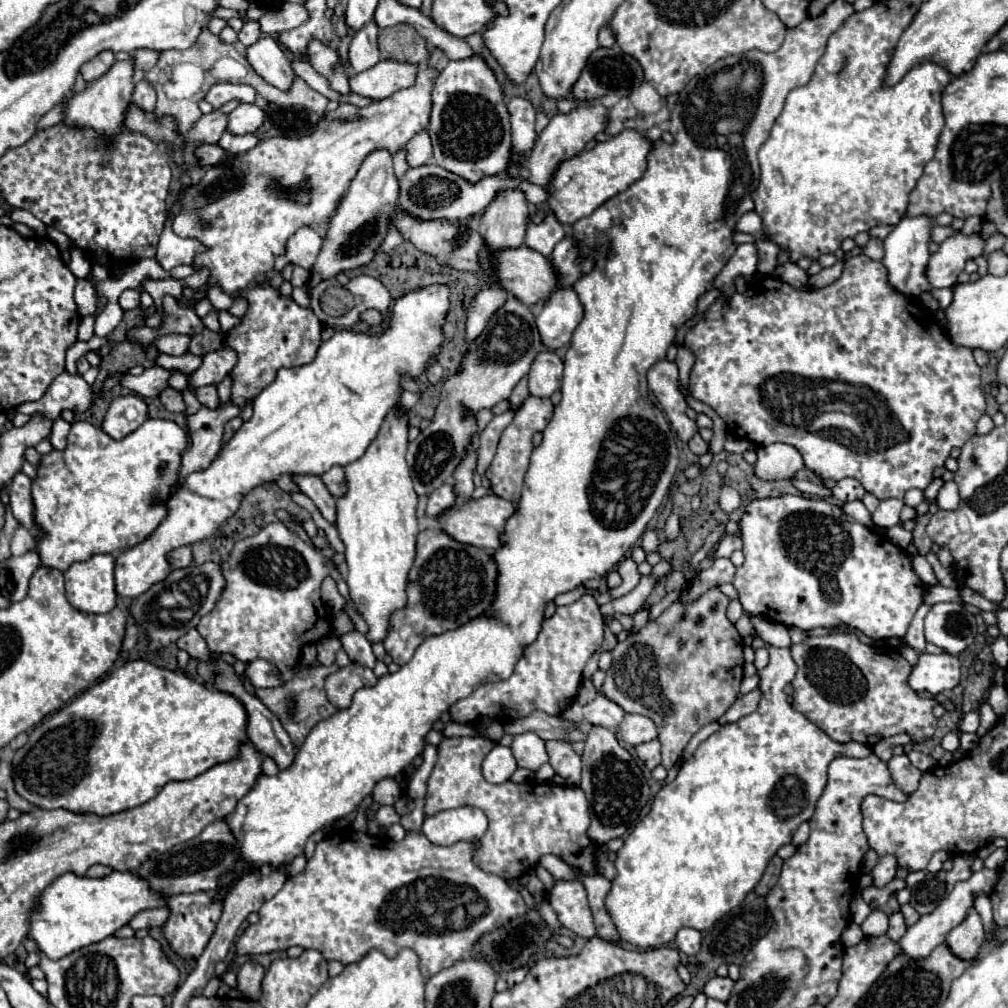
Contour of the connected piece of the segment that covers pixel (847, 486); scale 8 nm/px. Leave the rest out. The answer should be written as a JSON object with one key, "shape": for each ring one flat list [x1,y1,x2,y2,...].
{"shape":[[841,479,837,481,837,485,833,487,833,495,839,499,839,501,851,501,851,499,861,499,865,495,865,489,861,487,861,483,857,479]]}

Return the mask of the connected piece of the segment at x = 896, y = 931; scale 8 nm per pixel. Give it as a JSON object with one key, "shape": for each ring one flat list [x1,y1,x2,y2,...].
{"shape":[[895,911,895,913,889,917,889,931,887,931,887,935,897,943,897,941,901,939,901,935,905,933,905,929,907,929,907,925,905,925,903,913,901,913,901,911]]}

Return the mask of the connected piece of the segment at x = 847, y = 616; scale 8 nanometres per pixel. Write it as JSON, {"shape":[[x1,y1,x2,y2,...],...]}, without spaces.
{"shape":[[799,495,755,499,747,505,739,527,745,555,745,563,737,567,733,581,739,591,739,601,747,613,763,615,787,627,817,629,847,623,875,641,903,637,927,591,911,567,911,557,899,545,893,545,877,531,865,529,845,515,841,507,825,499,807,499]]}

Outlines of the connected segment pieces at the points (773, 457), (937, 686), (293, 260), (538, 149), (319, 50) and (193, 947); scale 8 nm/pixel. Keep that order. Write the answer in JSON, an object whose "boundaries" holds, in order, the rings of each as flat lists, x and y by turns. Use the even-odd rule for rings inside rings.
{"boundaries":[[[773,443,757,449,757,461,753,465,753,473,763,481,791,479,799,469,803,469,803,461,797,449,793,449,791,445]],[[921,653,909,675,909,687,913,691,927,691,931,695,951,691,961,679,959,659,949,653]],[[303,225,299,227,293,237,285,243,285,253,277,257,274,268,282,271,285,265,301,265,305,269,313,269,317,255,321,251,321,235,315,227]],[[595,103,595,105,589,107,589,109,587,109,587,107,577,107,577,109,573,109,569,115,559,113,559,115,555,115,555,117,551,117,549,125,547,125,547,127,541,131,541,135,537,137,535,147,533,147,533,151,531,151,529,159,527,159,527,169,529,169,529,175,531,175,531,177,529,177,529,183,533,183,533,185,549,185,549,181,553,179,555,171,559,169,559,165,561,165,565,159,579,155,579,153,585,149,585,145,587,145,599,131,605,129,605,121,607,121,605,113,607,113,607,109,605,109,601,103]],[[313,37,307,45,307,61,313,65,313,69,317,73,321,73,329,81,333,91,339,91,343,95,351,93,349,79,345,75,341,59,339,59,337,51,331,45]],[[197,891,197,893,183,893,169,897,169,909,171,917,165,923,165,937,171,943,171,947,183,955,183,957,199,957,209,943,215,925,221,917,223,901,217,899,217,891]]]}

